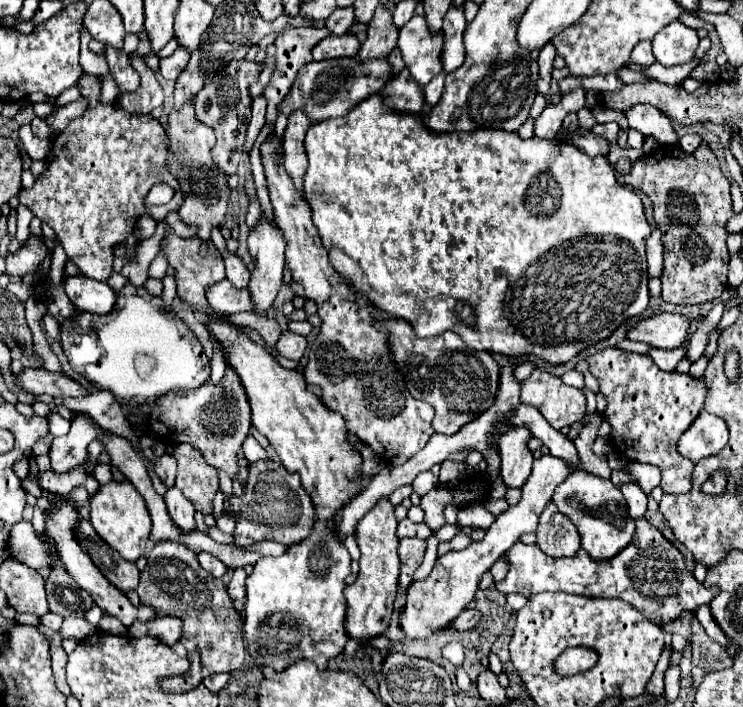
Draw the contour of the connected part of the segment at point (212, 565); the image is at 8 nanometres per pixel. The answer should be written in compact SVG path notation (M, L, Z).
M200 552L200 566L206 568L214 578L220 578L226 570L226 566L212 554L206 554L206 552Z

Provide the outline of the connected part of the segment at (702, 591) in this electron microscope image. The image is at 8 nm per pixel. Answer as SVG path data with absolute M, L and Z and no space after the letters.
M646 518L636 520L636 536L632 544L618 552L612 560L592 560L584 548L576 556L552 558L544 554L536 544L526 546L522 542L512 544L506 552L510 570L508 576L496 584L504 594L518 592L526 598L532 598L540 592L570 592L582 596L602 596L602 598L620 598L632 604L638 612L644 612L652 624L668 624L682 616L682 612L694 612L702 604L710 604L720 588L704 586L694 578L686 568L682 552L668 542L658 528L654 528Z

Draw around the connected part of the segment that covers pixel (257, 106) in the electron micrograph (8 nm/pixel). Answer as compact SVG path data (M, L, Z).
M264 92L258 94L254 98L254 104L252 104L252 118L250 118L250 124L248 124L248 138L246 138L246 150L252 150L256 138L258 138L258 132L260 128L264 126L266 122L266 100L264 100Z

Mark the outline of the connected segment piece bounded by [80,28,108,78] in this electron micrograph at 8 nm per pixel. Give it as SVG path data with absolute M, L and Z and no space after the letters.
M82 28L82 52L80 52L80 66L84 68L84 72L88 74L96 74L96 78L104 78L108 74L108 64L98 60L96 54L92 54L88 50L88 42L92 40L92 36L88 34L86 28Z

